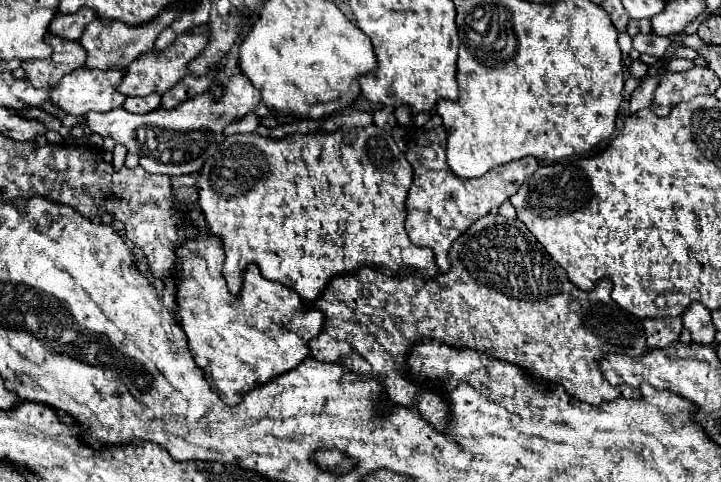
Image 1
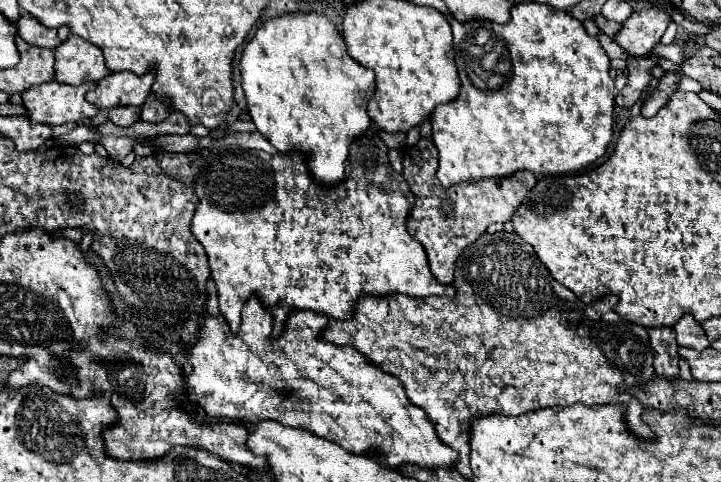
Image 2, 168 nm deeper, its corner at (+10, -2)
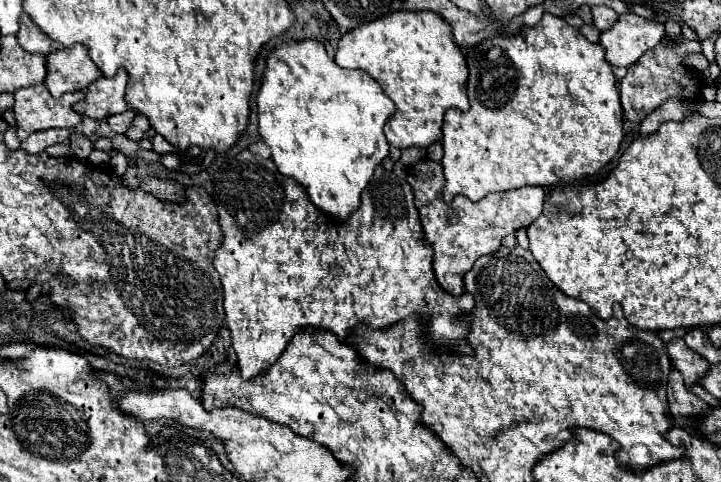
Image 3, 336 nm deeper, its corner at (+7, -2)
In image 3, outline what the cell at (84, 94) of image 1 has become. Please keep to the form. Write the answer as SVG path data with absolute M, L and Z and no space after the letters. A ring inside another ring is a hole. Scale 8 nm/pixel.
M45 84L15 90L13 112L17 118L17 136L25 140L37 130L75 128L83 116L73 110L73 104L83 98L83 92L63 94L53 98Z

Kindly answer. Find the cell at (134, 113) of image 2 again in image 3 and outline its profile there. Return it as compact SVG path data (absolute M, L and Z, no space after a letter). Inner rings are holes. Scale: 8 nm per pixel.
M127 110L123 114L115 114L115 116L107 118L107 122L109 122L109 126L111 126L113 132L121 132L123 134L131 126L133 118L135 118L135 112L133 110Z

